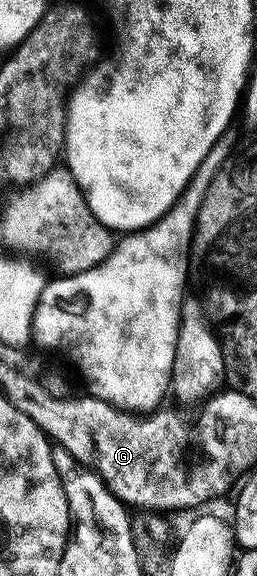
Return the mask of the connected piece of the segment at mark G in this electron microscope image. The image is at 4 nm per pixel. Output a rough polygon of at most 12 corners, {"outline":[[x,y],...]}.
{"outline":[[89,395],[38,415],[49,440],[127,506],[198,507],[236,480],[206,457],[166,479],[175,410],[141,417]]}

